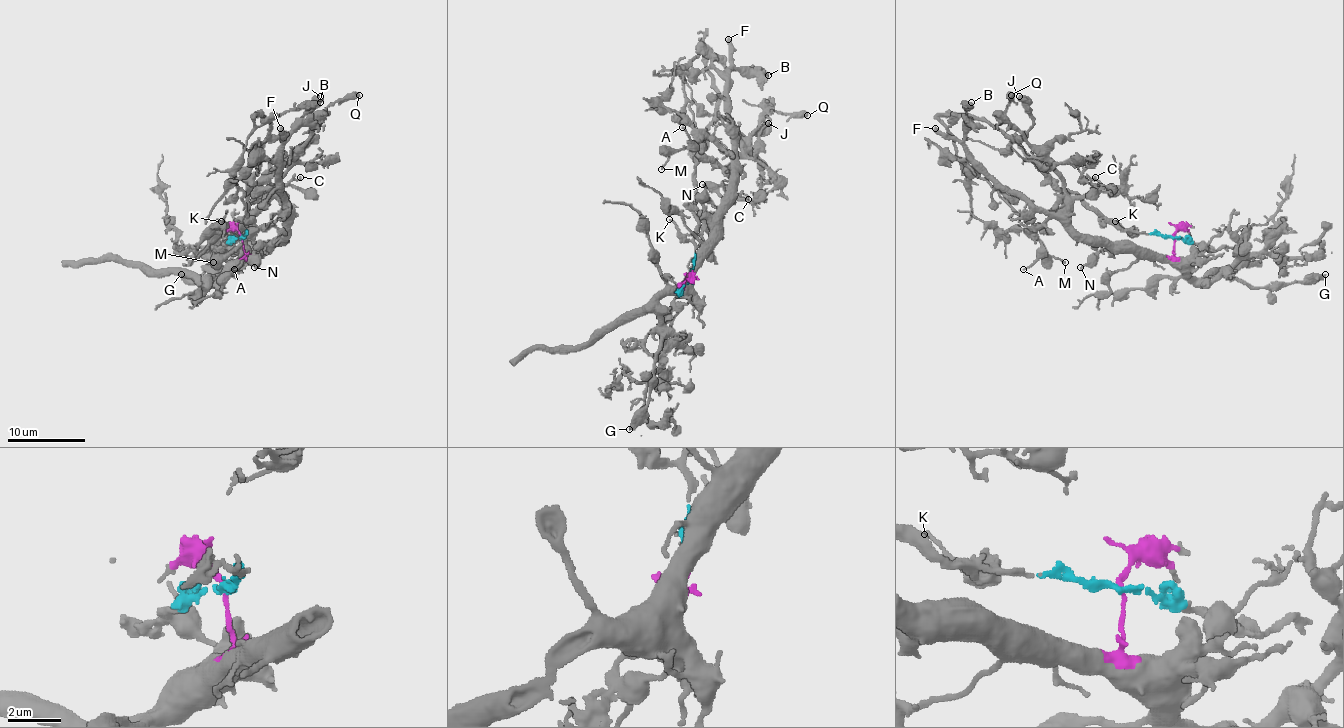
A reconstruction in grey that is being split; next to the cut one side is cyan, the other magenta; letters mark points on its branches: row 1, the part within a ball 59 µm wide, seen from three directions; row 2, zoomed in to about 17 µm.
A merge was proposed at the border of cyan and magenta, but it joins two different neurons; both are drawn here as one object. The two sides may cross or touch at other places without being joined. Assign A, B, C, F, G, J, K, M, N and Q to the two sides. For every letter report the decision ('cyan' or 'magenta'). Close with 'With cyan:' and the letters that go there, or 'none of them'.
A: magenta
B: cyan
C: magenta
F: magenta
G: magenta
J: cyan
K: cyan
M: magenta
N: magenta
Q: magenta
With cyan: B, J, K

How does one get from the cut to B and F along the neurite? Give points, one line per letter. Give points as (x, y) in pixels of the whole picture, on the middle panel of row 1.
B: (690, 277), (698, 218), (694, 163), (718, 95), (706, 50), (731, 70), (768, 75)
F: (690, 277), (694, 255), (710, 236), (710, 218), (721, 202), (731, 175), (727, 38)

